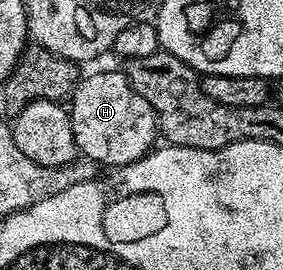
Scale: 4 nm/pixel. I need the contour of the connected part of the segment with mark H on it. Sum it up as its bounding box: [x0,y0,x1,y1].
[68,70,160,169]

